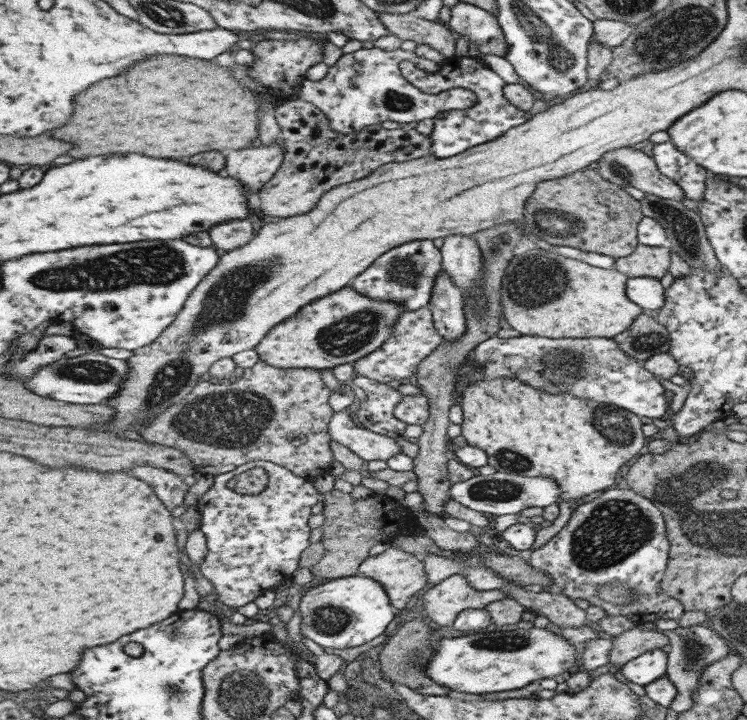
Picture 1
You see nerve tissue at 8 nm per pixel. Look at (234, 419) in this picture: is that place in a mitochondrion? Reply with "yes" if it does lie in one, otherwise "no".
yes

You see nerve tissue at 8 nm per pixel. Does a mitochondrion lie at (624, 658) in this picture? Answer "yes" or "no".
no

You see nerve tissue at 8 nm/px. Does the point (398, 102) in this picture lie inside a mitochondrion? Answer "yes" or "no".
yes

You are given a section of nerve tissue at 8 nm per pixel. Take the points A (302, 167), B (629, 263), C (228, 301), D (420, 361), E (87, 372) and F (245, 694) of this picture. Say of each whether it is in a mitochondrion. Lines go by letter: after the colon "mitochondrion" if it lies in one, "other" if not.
A: other
B: other
C: mitochondrion
D: other
E: mitochondrion
F: mitochondrion

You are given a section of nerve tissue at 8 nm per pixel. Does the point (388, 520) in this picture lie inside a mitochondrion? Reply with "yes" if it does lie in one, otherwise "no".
no

